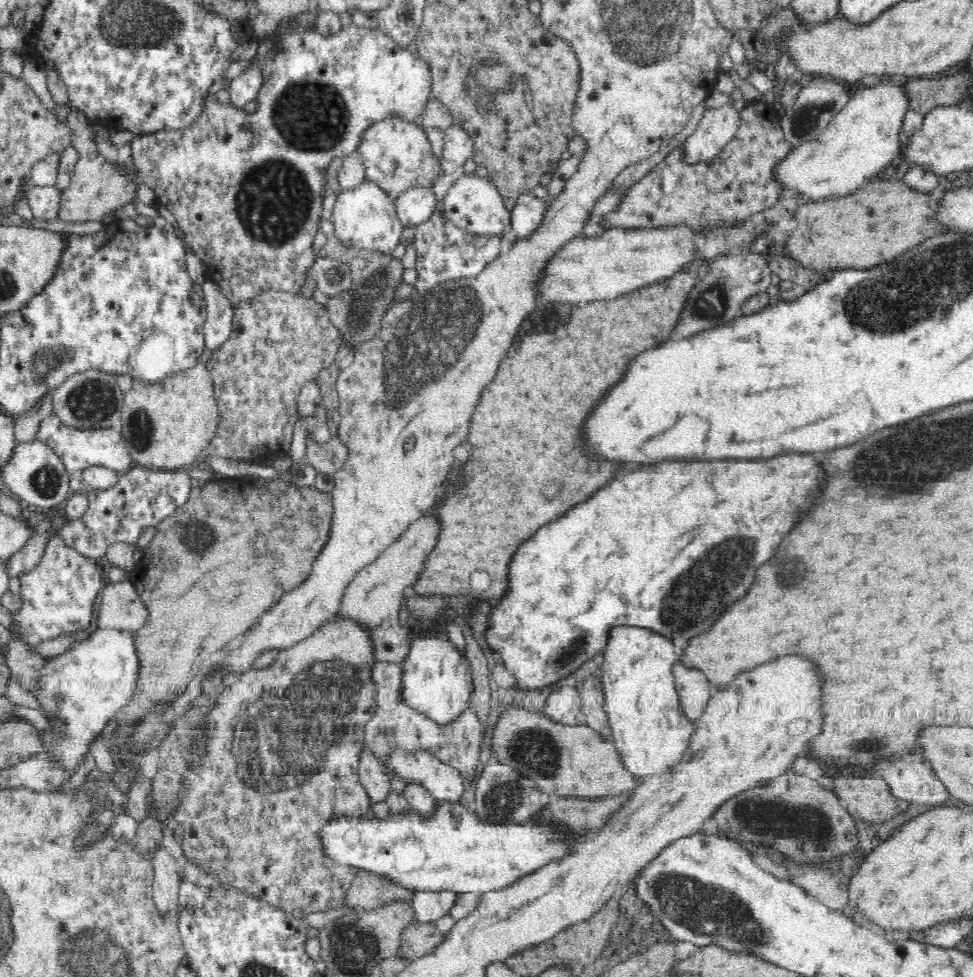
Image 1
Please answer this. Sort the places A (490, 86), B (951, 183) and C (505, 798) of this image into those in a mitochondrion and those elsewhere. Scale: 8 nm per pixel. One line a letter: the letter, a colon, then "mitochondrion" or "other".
A: mitochondrion
B: other
C: mitochondrion

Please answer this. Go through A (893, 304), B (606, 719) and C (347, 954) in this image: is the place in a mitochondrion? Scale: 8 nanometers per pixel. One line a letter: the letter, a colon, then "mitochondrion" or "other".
A: mitochondrion
B: other
C: mitochondrion

